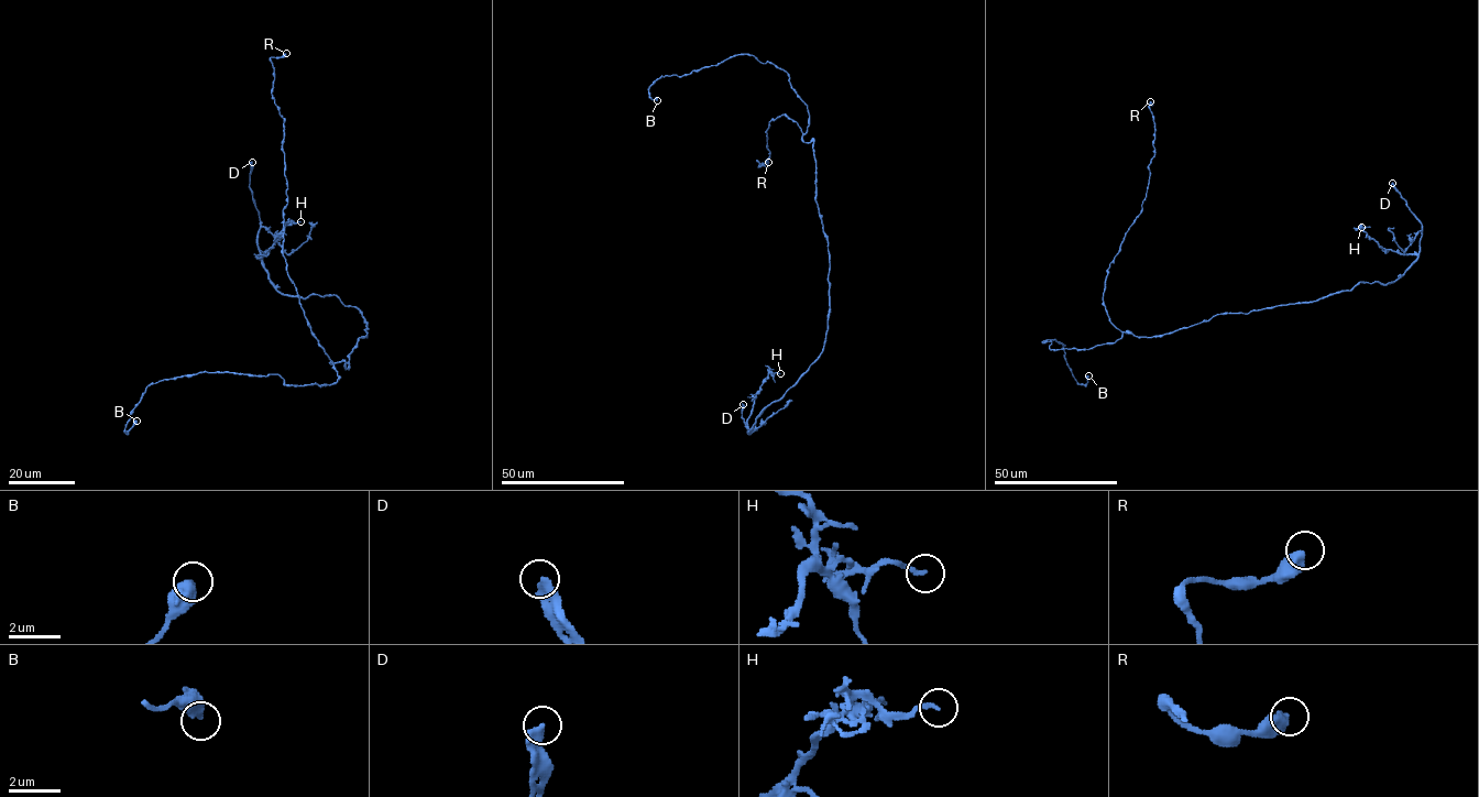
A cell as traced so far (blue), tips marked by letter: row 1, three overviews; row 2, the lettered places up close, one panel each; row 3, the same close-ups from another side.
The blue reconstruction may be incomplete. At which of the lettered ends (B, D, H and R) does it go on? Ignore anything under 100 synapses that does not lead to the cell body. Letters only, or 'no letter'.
D

